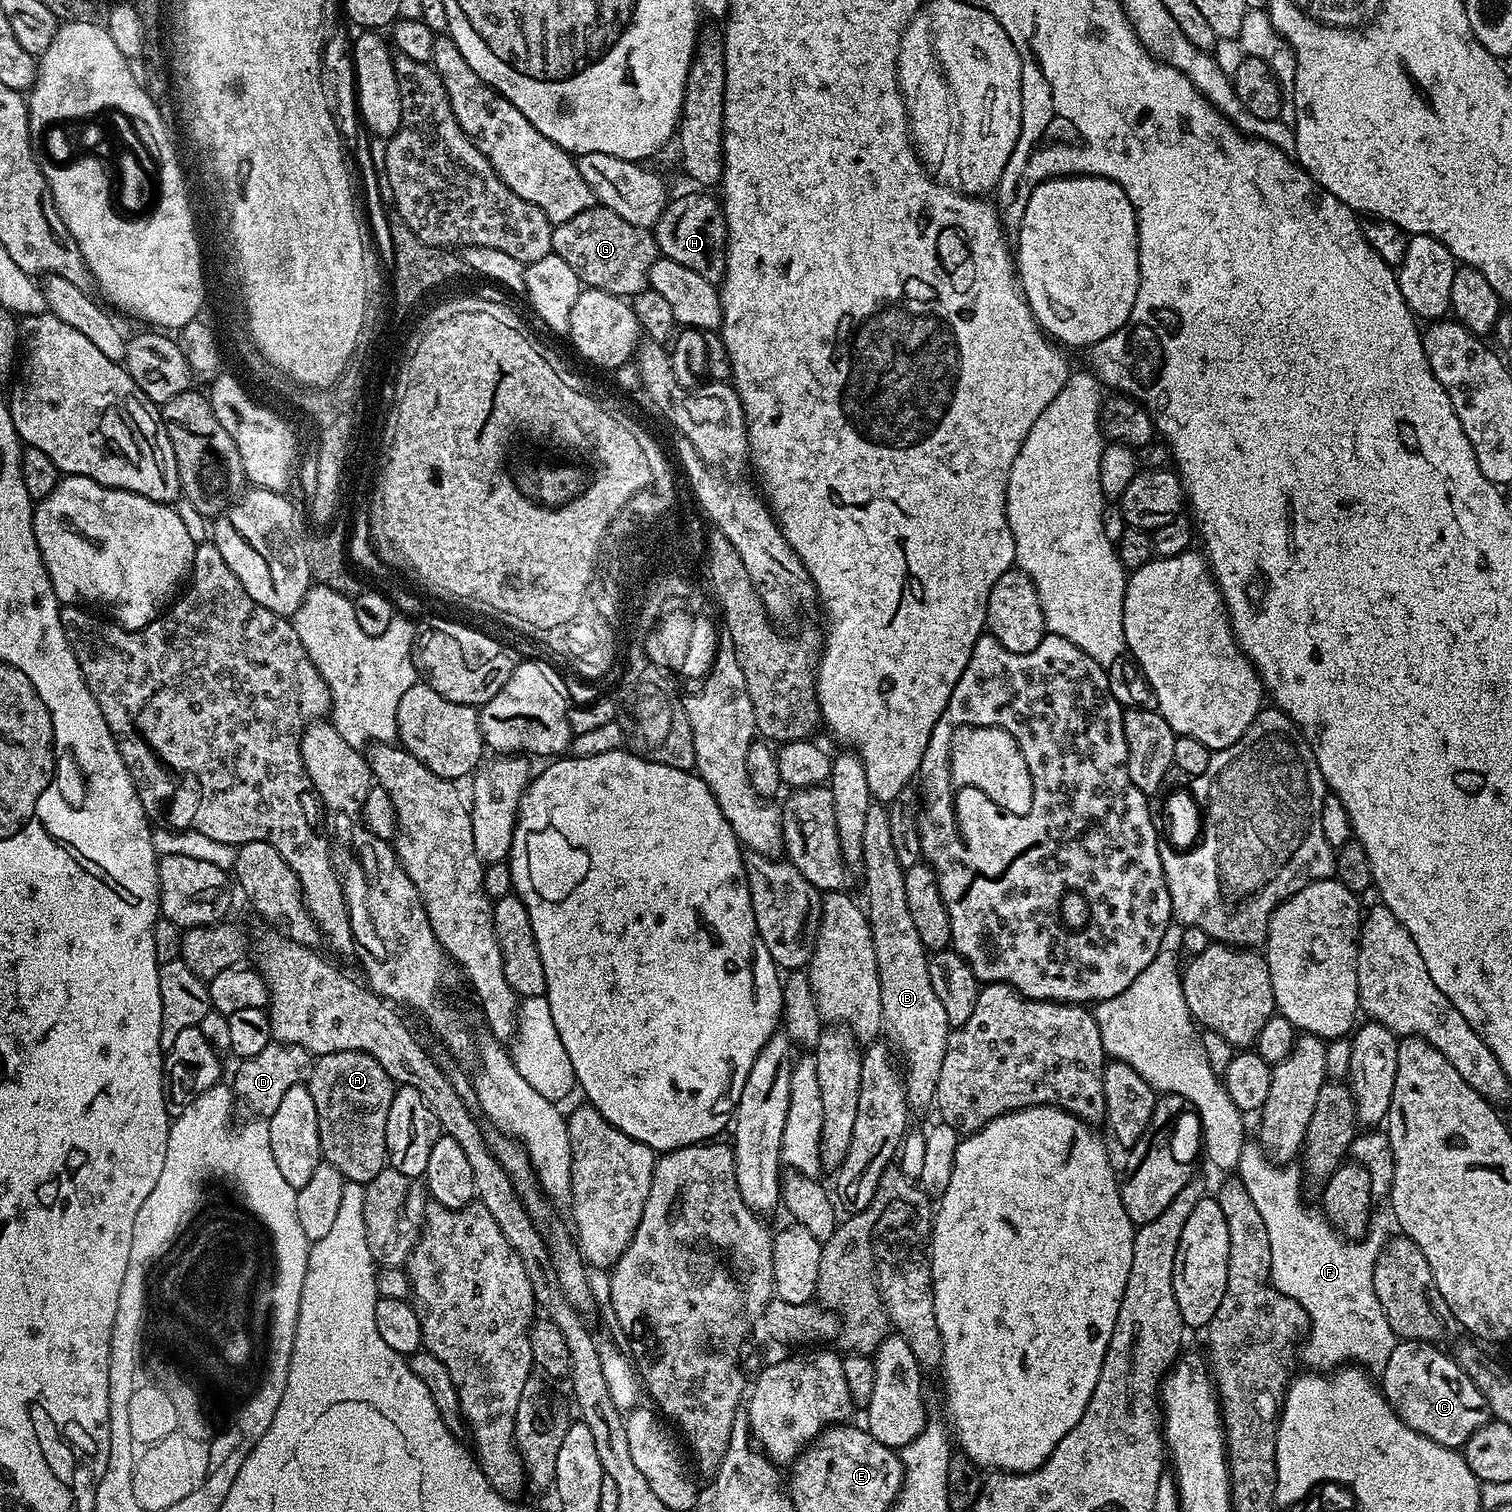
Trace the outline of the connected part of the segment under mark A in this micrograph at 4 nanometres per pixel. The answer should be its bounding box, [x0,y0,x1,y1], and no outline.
[306,1052,397,1186]

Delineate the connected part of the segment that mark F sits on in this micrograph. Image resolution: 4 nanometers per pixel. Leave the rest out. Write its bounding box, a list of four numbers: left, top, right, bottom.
[1238,1142,1398,1373]

